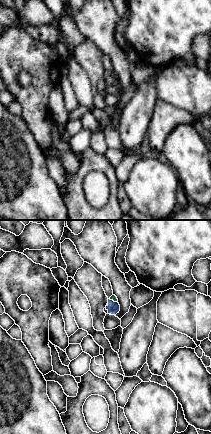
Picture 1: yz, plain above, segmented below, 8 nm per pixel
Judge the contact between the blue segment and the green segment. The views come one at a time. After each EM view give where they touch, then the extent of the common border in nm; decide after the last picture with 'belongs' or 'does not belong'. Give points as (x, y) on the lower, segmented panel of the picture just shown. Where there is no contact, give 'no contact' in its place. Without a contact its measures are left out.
(112, 300) | 80 nm

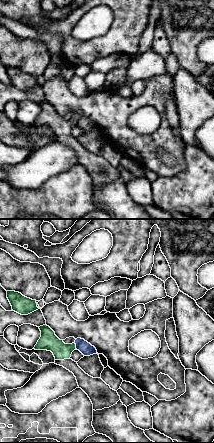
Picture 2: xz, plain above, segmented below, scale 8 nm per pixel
(76, 345) | 60 nm

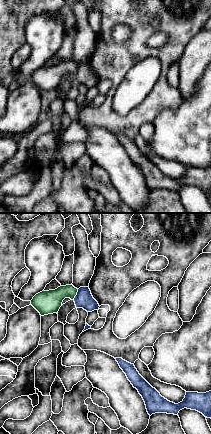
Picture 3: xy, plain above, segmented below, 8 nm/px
(77, 294) | 100 nm

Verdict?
does not belong

